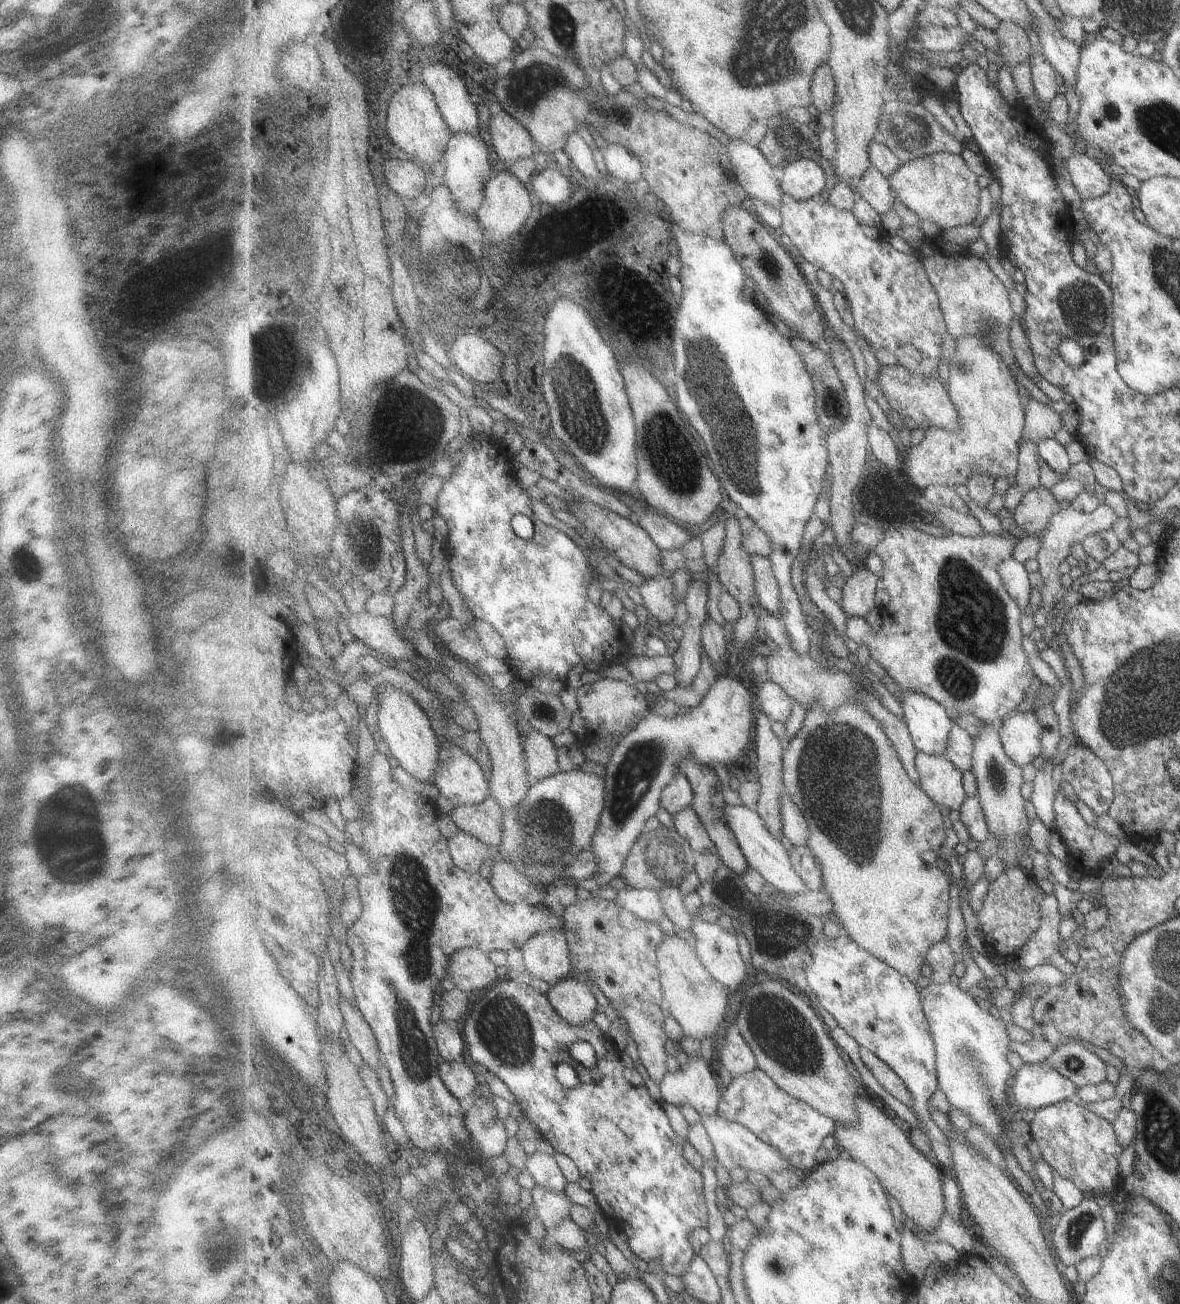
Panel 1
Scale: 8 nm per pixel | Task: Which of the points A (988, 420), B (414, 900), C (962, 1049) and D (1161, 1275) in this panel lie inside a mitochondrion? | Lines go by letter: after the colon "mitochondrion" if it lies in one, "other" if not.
A: other
B: mitochondrion
C: mitochondrion
D: mitochondrion

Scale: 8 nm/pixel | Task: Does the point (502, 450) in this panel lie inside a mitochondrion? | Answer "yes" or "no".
no

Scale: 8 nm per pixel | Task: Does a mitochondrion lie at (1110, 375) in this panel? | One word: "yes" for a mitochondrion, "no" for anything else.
no

